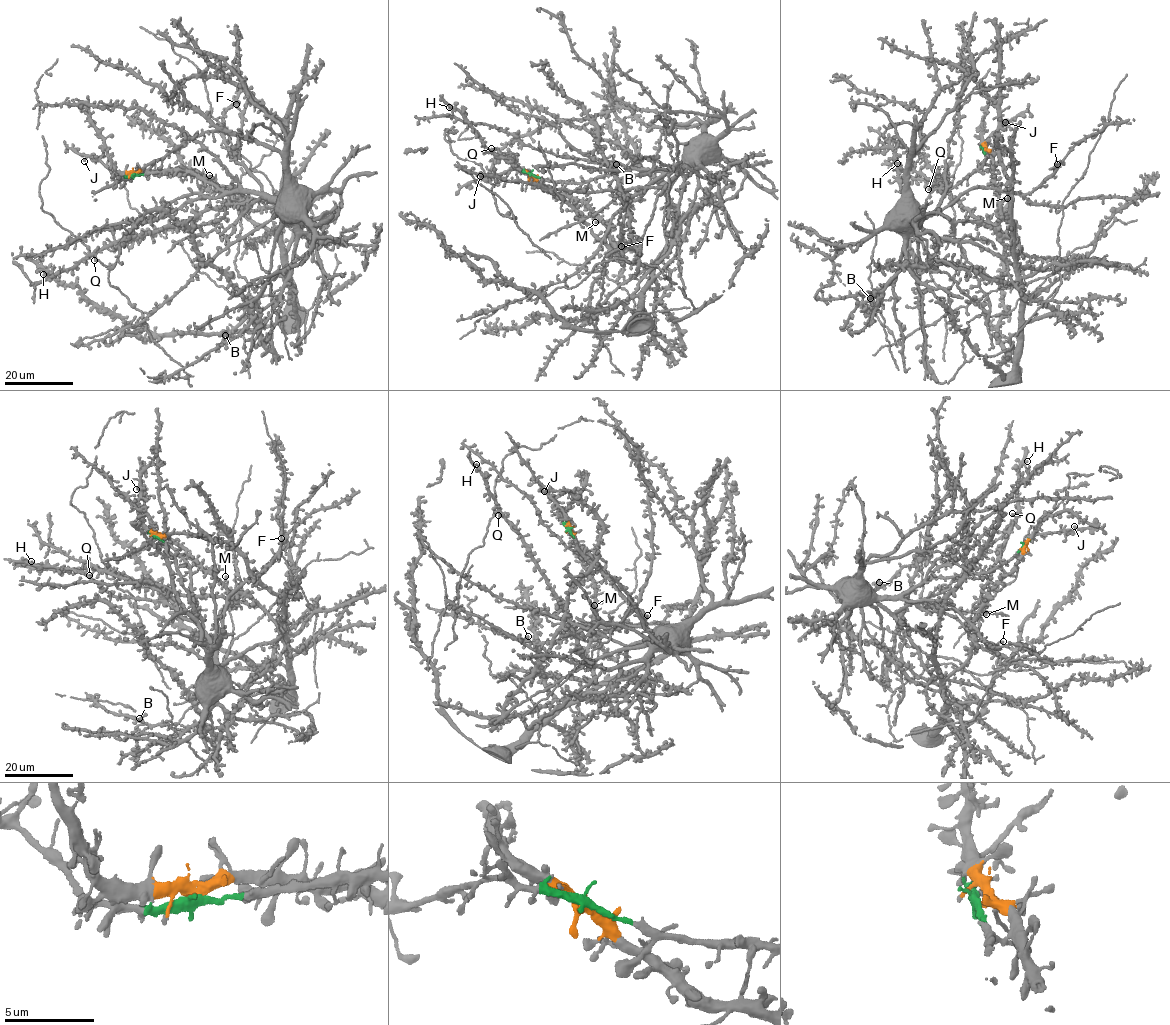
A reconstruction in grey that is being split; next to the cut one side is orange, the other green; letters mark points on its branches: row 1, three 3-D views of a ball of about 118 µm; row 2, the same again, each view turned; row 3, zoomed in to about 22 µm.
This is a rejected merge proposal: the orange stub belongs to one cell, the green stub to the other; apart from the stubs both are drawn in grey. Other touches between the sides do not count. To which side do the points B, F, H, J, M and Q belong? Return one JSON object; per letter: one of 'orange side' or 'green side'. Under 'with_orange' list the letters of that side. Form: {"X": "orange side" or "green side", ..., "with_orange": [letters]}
{"B": "green side", "F": "green side", "H": "orange side", "J": "green side", "M": "orange side", "Q": "orange side", "with_orange": ["H", "M", "Q"]}

